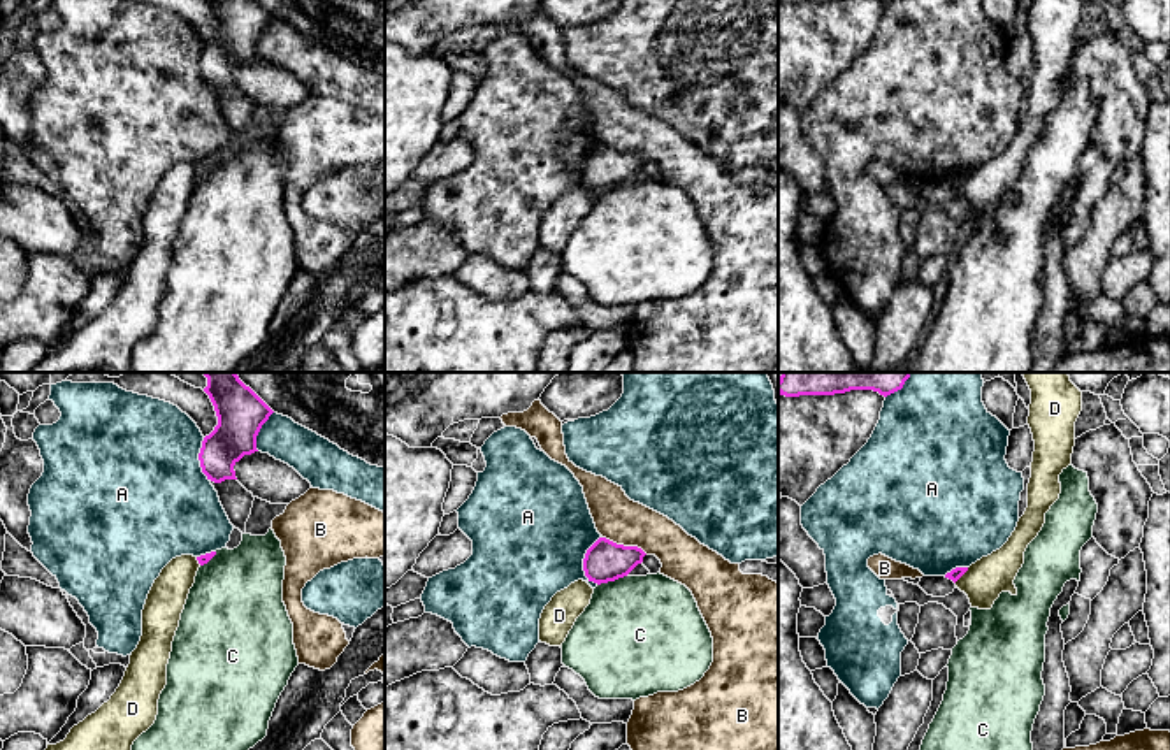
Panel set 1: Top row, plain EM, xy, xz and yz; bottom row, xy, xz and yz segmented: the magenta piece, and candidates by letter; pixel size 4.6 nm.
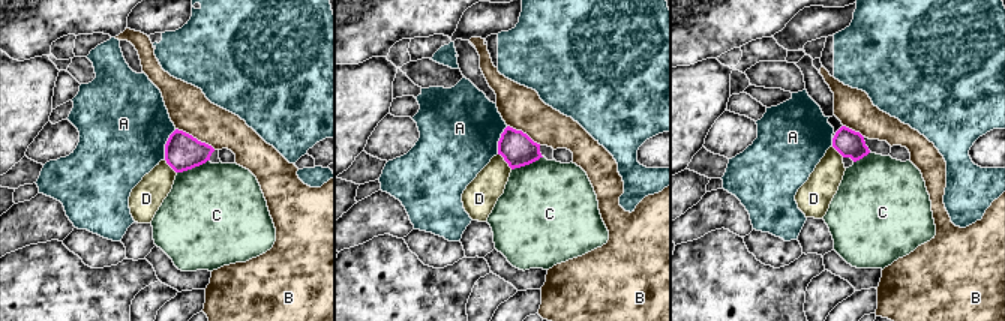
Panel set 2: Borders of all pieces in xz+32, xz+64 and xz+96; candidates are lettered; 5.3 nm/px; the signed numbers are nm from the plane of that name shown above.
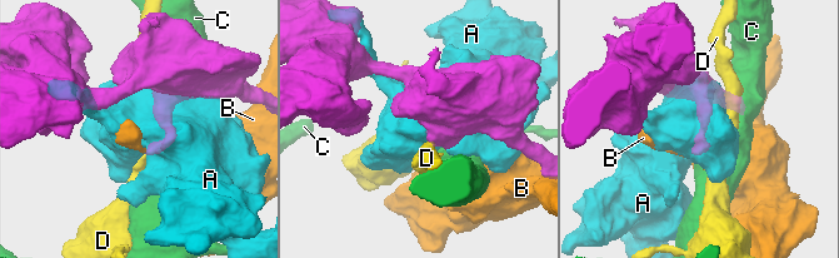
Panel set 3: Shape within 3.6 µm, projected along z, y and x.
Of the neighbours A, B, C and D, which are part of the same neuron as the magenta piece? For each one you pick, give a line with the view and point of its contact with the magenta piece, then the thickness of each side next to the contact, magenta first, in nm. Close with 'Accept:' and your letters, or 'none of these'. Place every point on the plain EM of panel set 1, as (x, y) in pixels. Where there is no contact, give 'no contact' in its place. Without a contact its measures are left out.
Accept: none of these

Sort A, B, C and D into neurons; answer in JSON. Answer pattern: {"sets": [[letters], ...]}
{"sets": [["A"], ["B"], ["C"], ["D"]]}

